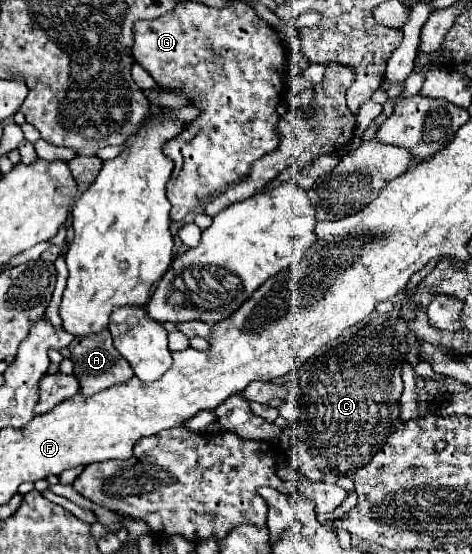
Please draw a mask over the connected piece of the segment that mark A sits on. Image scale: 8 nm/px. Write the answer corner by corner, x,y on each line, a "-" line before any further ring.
103,329
97,335
87,335
81,339
75,337
69,345
69,351
71,351
71,359
75,361
75,377
83,383
83,387
81,387
83,395
95,395
111,385
125,383
125,381
129,381
129,377
133,377
131,365
113,347
113,339
111,339
111,333
107,329

